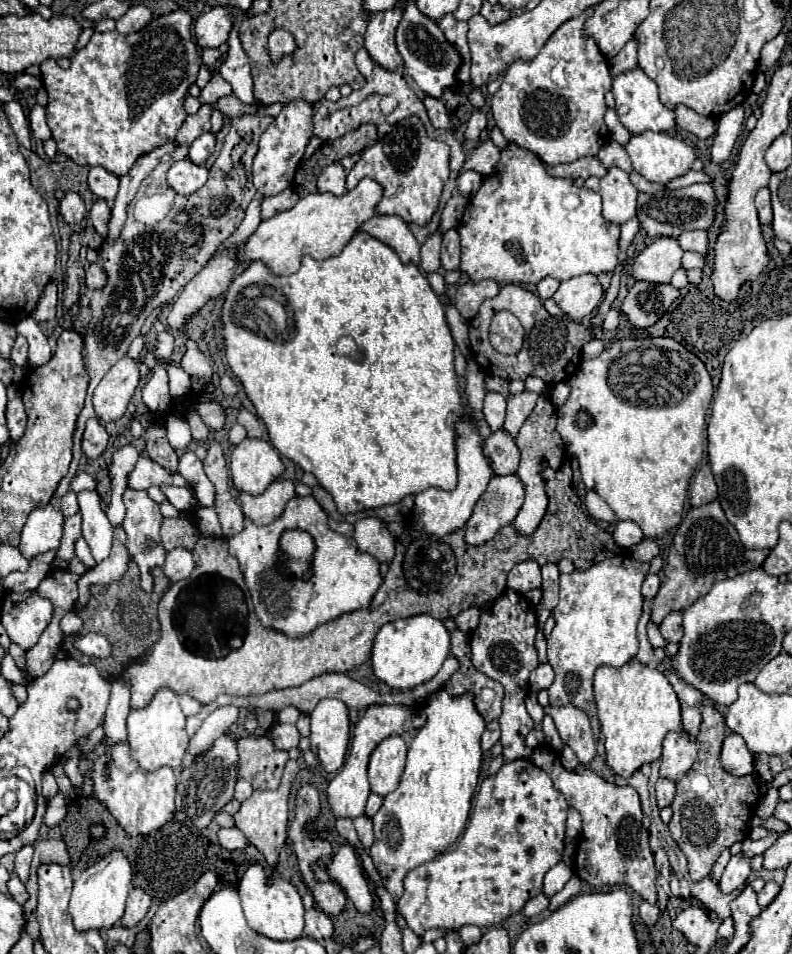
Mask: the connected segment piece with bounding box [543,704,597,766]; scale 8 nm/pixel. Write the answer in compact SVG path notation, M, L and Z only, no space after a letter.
M573 704L569 706L545 706L545 714L553 716L557 732L561 740L577 754L583 766L589 766L595 758L595 738L591 730L589 716L583 710L577 710Z

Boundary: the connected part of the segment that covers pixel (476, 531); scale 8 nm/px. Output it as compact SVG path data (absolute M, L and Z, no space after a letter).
M493 476L483 496L473 508L473 516L465 524L465 542L481 546L491 540L503 526L511 524L523 506L521 480L511 476Z

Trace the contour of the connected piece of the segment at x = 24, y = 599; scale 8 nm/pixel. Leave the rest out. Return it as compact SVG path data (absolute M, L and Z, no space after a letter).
M11 592L1 602L1 624L5 626L9 640L29 650L37 644L41 632L53 618L53 604L41 598L37 592Z

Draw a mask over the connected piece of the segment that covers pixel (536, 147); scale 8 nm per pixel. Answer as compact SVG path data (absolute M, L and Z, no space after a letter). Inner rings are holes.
M587 8L581 16L561 24L535 60L513 62L505 72L499 92L491 98L495 124L505 138L521 148L533 150L547 166L595 156L599 148L609 142L603 114L607 110L605 92L611 90L611 78L605 56L591 38L583 38L583 24L591 16L593 8ZM559 62L565 62L565 86L559 86L551 78L551 70Z

